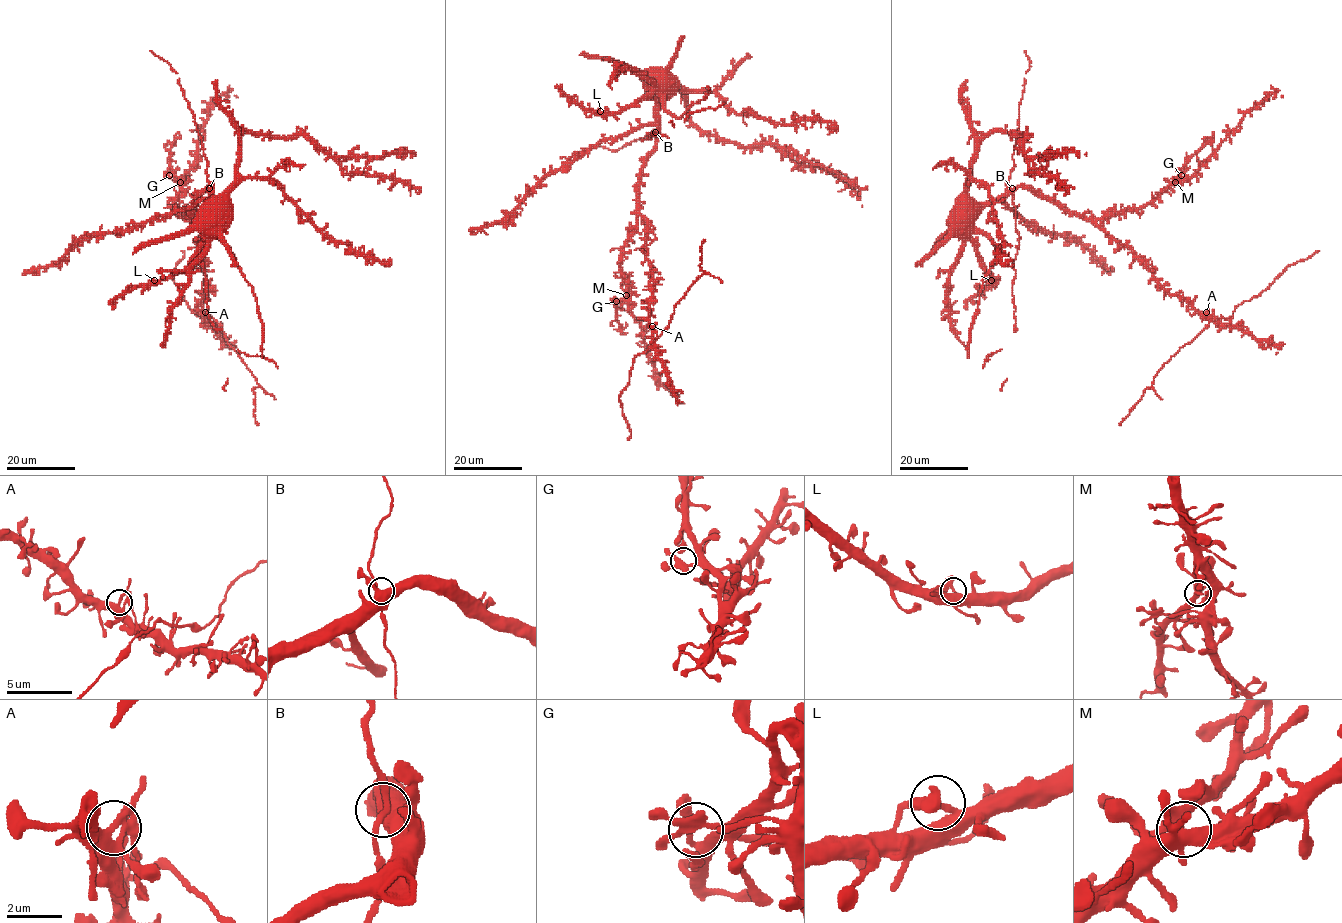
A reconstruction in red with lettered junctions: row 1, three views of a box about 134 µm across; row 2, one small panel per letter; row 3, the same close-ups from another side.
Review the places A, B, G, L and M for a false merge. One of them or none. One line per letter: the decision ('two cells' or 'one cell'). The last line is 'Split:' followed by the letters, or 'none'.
A: two cells
B: one cell
G: one cell
L: one cell
M: one cell
Split: A

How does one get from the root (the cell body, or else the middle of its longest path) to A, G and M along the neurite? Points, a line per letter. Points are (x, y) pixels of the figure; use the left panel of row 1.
A: (211, 210), (209, 187), (192, 208), (192, 218), (201, 232), (198, 258), (207, 285), (203, 307), (205, 312)
G: (211, 210), (209, 187), (194, 201), (190, 217), (176, 209), (174, 198), (179, 191), (179, 180), (169, 175)
M: (211, 210), (209, 187), (194, 201), (190, 217), (176, 209), (174, 198), (180, 182)

